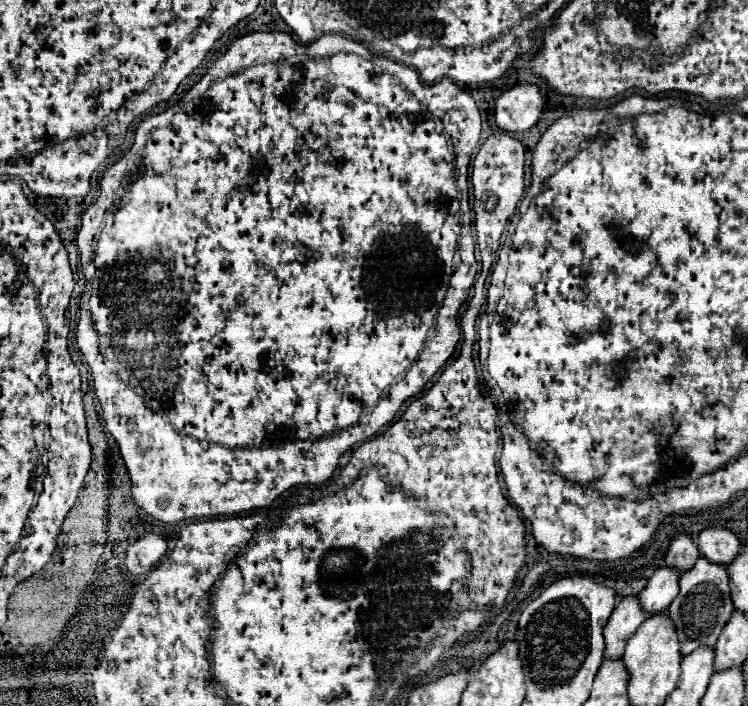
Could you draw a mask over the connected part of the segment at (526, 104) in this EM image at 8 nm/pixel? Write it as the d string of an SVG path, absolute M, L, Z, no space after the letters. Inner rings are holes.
M516 84L496 100L496 124L504 132L530 130L544 108L544 98L536 84Z

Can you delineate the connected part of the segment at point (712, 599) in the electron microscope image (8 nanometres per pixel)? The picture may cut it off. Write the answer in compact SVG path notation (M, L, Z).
M698 558L694 568L684 572L680 576L680 592L676 600L668 608L668 618L672 620L674 628L682 632L680 636L684 638L680 642L680 652L682 656L688 656L700 646L714 646L722 628L732 616L732 600L728 598L728 574L726 568L716 566L708 562L706 558Z

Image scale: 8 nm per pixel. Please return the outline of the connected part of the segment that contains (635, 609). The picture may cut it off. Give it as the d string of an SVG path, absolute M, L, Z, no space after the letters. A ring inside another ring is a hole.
M624 598L614 608L608 624L604 626L604 660L620 660L624 654L624 646L630 636L638 630L638 626L644 622L644 612L640 610L638 598Z

